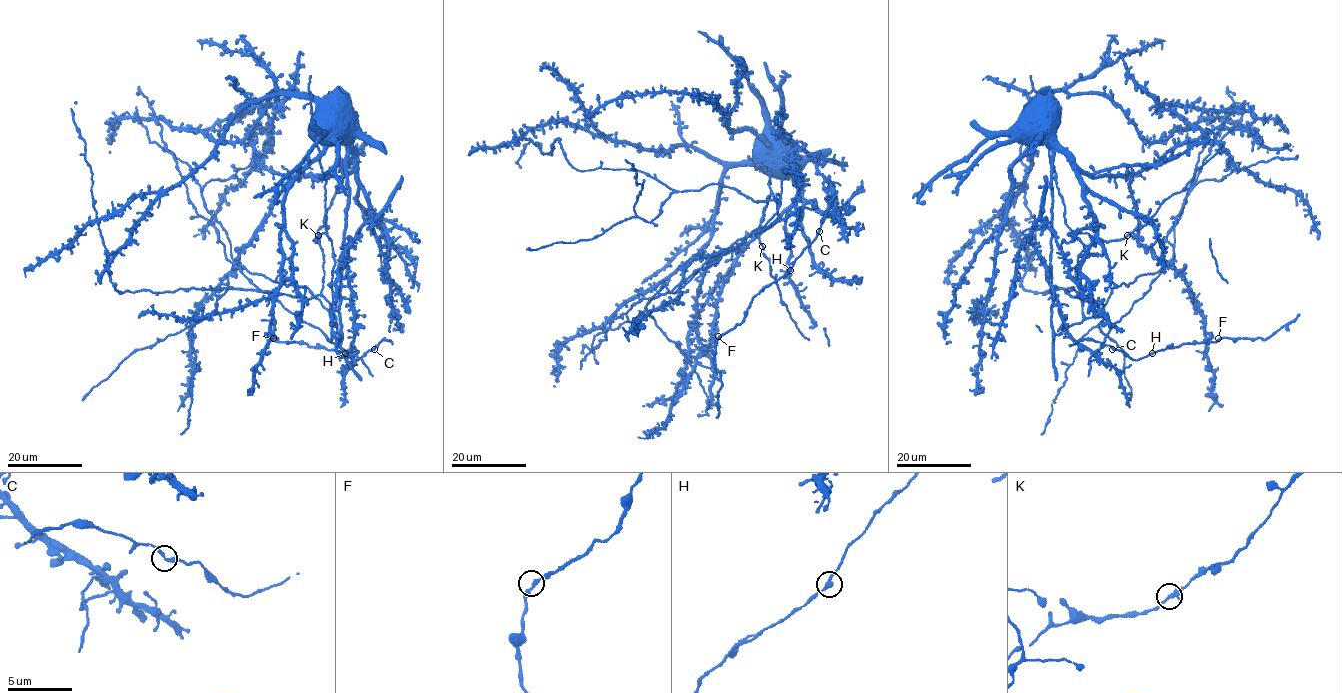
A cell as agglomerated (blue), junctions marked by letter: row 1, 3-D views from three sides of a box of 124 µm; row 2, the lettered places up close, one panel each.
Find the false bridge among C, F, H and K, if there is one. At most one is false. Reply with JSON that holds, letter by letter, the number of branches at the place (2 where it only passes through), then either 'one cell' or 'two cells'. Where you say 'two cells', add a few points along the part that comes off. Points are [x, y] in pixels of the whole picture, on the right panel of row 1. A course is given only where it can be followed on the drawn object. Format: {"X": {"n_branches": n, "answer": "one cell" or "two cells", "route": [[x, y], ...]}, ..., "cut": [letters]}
{"C": {"n_branches": 2, "answer": "one cell"}, "F": {"n_branches": 2, "answer": "one cell"}, "H": {"n_branches": 2, "answer": "one cell"}, "K": {"n_branches": 2, "answer": "one cell"}, "cut": []}

